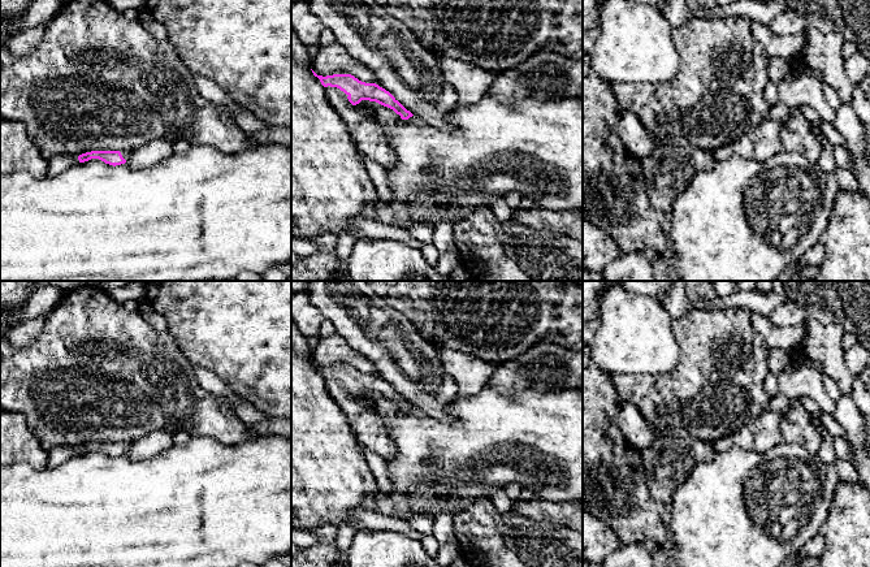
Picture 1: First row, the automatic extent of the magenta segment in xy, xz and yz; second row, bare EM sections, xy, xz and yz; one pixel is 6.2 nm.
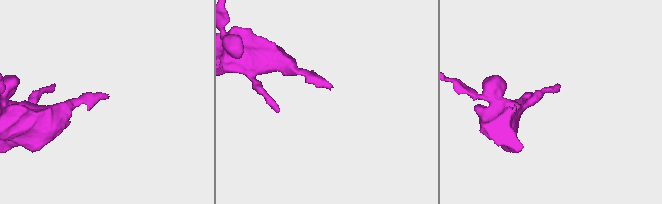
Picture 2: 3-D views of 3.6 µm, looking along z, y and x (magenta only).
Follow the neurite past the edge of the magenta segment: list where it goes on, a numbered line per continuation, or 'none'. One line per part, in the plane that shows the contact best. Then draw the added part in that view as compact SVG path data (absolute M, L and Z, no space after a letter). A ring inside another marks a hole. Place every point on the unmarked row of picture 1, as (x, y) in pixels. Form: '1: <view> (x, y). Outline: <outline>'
1: xz (369, 431). Outline: M325 378L325 388L346 415L358 442L384 459L395 455L395 446L389 437L381 417L368 410L364 403L352 397L347 386L337 378Z

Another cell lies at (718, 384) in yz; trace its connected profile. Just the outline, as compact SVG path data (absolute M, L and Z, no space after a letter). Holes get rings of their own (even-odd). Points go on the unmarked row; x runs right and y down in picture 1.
M692 307L684 316L672 320L674 336L679 345L679 362L674 371L662 375L616 375L611 377L619 397L640 411L657 438L694 437L705 442L714 442L733 434L748 420L765 412L771 399L765 390L771 349L753 329L750 315L752 312L746 308L704 311Z

